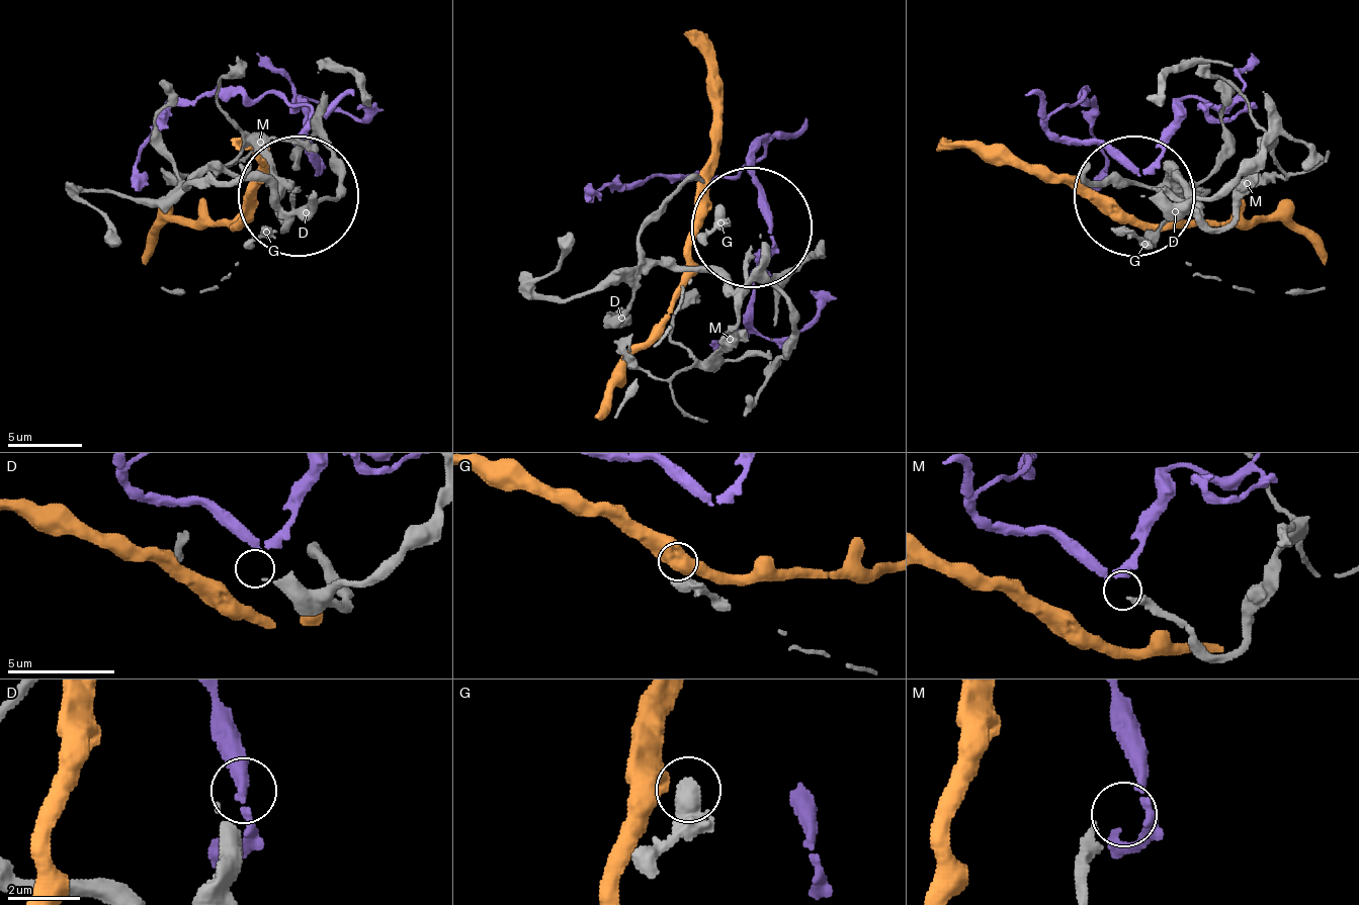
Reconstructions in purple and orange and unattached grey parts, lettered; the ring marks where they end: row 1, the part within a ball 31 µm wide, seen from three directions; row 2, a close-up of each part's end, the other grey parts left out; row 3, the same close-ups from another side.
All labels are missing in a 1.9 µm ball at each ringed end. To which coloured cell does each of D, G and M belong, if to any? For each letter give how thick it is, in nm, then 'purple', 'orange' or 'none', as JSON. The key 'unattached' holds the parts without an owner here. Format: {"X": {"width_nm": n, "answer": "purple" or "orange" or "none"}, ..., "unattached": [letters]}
{"D": {"width_nm": 200, "answer": "none"}, "G": {"width_nm": 360, "answer": "none"}, "M": {"width_nm": 240, "answer": "purple"}, "unattached": ["D", "G"]}

